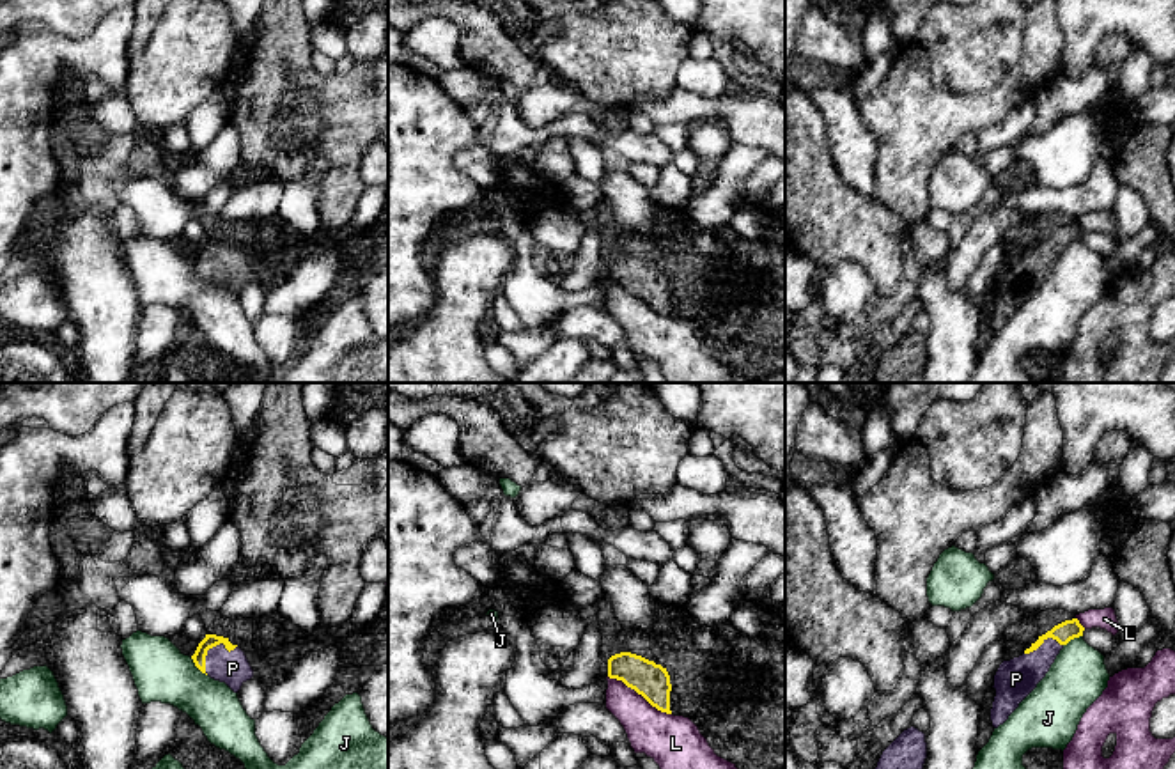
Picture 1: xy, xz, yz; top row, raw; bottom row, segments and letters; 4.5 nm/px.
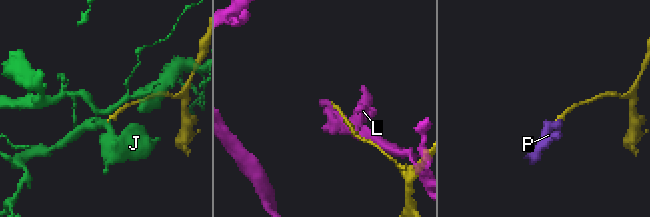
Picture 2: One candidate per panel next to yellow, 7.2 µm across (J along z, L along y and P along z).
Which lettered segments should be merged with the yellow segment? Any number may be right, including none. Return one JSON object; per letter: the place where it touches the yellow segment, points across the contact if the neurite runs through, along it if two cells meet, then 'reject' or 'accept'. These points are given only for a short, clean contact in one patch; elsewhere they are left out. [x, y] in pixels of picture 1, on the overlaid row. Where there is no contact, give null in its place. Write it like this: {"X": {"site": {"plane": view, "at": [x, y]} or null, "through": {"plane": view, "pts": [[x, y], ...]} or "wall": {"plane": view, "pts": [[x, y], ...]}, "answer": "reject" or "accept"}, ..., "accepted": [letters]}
{"J": {"site": {"plane": "xy", "at": [197, 667]}, "wall": {"plane": "xy", "pts": [[190, 658], [206, 675]]}, "answer": "reject"}, "L": {"site": {"plane": "xz", "at": [640, 693]}, "answer": "reject"}, "P": {"site": {"plane": "xy", "at": [211, 647]}, "through": {"plane": "xy", "pts": [[211, 640], [211, 647], [233, 668]]}, "answer": "accept"}, "accepted": ["P"]}

